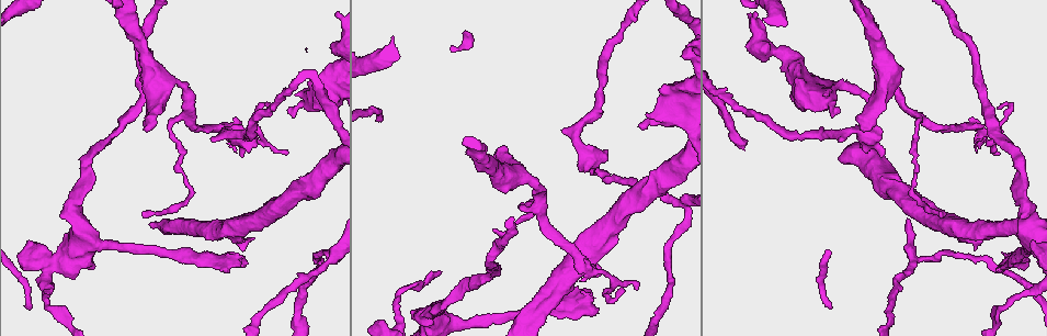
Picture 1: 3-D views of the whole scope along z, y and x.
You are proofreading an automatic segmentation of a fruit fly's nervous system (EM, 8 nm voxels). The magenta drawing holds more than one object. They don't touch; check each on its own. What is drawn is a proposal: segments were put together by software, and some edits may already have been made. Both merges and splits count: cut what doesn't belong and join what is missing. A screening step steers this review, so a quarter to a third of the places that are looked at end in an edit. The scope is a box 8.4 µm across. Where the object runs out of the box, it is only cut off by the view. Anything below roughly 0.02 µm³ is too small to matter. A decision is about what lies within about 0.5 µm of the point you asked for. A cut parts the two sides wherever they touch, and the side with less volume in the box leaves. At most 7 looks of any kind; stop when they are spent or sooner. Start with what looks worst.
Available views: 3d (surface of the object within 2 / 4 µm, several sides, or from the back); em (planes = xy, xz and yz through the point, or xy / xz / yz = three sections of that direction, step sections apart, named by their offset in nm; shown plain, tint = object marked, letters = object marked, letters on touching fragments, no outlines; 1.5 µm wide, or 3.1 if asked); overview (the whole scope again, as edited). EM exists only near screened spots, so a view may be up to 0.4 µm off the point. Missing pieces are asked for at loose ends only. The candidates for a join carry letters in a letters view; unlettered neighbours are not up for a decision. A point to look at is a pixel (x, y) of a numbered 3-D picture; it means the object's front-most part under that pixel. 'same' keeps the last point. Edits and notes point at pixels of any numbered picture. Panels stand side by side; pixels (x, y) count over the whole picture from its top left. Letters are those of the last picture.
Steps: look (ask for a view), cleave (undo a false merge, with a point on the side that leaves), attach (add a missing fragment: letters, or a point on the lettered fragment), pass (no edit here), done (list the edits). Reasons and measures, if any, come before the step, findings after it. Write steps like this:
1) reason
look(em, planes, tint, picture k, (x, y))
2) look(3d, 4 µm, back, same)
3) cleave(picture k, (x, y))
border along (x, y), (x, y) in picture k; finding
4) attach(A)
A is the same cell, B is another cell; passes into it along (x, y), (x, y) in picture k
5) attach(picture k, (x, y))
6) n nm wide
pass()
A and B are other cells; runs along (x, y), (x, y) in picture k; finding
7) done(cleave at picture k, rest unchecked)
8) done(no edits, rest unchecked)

look(em, planes, plain, picture 1, (493, 156))

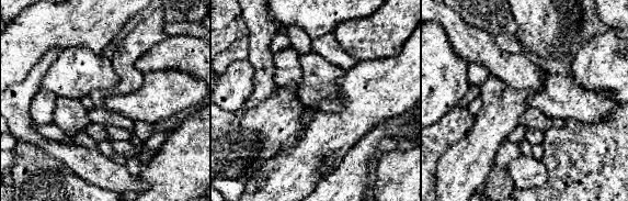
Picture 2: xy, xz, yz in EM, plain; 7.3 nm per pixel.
look(em, planes, letters, same)

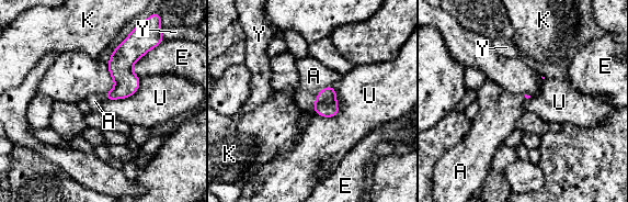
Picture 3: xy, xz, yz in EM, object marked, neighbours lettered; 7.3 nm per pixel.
attach(A)
A is the same cell, E, K, U and Y are other cells; passes into it along (326, 105), (319, 93), (314, 76) in picture 3; the cell continues

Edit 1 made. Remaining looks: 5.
look(overview)

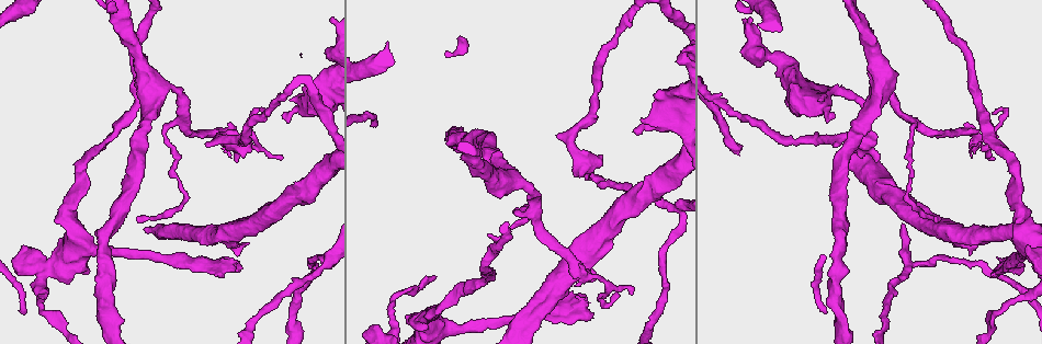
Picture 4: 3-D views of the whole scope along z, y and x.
an open end
look(3d, 4 µm, back, picture 4, (934, 217))

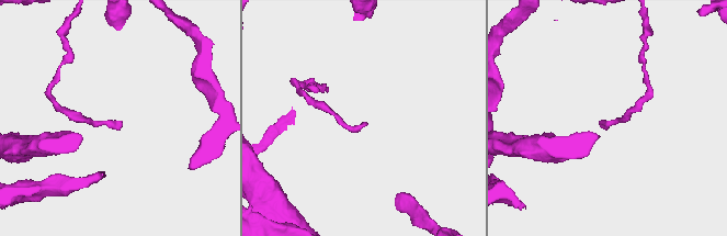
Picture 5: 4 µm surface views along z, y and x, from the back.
look(em, xy, step 4, tint, picture 5, (121, 123))

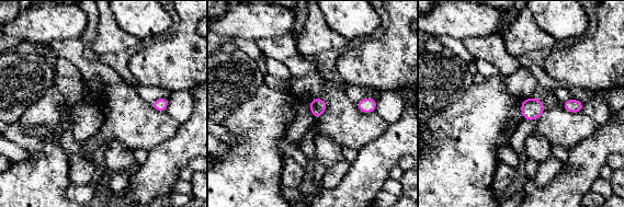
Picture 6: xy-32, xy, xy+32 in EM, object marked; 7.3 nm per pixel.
look(em, xy, step 4, letters, same)

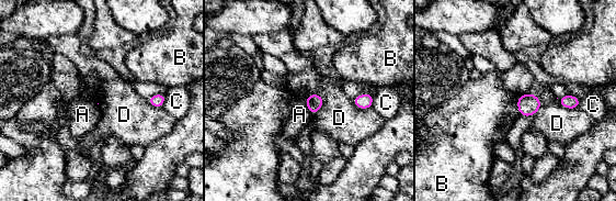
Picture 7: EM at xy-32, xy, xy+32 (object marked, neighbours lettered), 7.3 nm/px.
pass()
A, B, C and D are other cells; border along (305, 100), (306, 107), (312, 115) in picture 7; none of them fits

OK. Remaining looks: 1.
done(attach at picture 3, rest unchecked)

